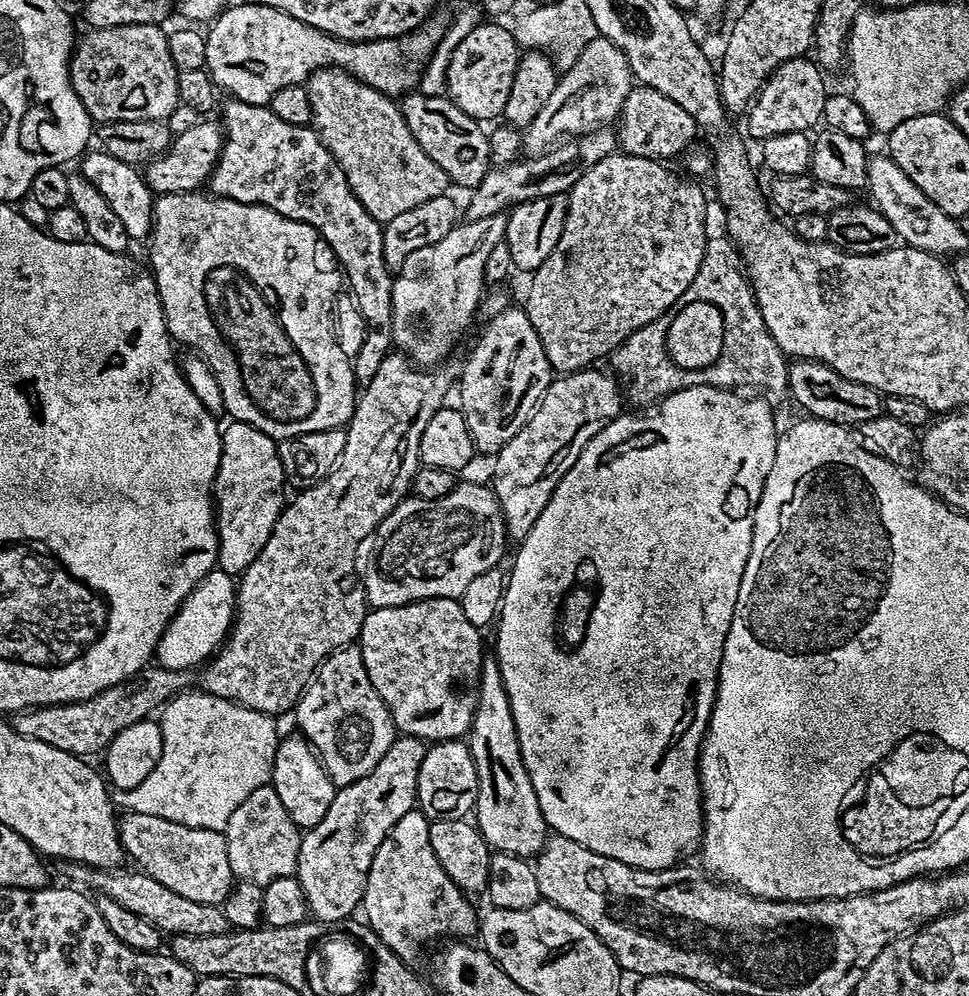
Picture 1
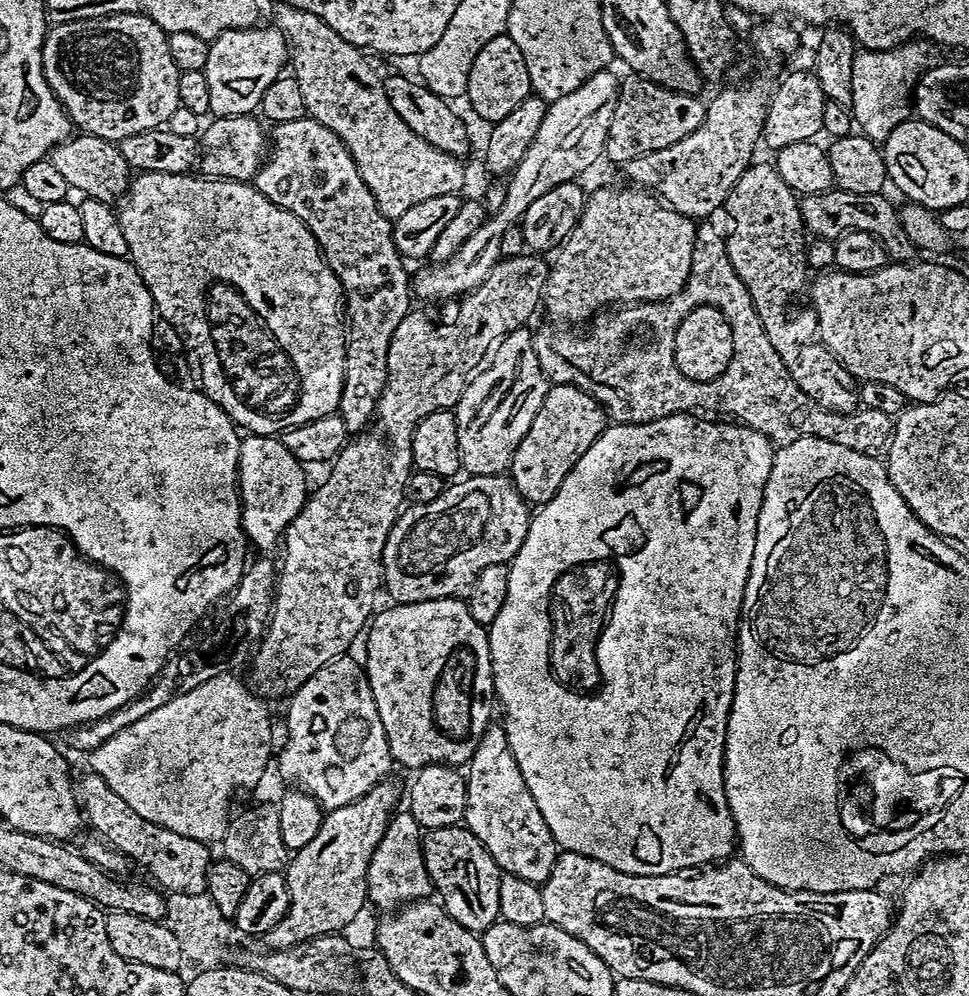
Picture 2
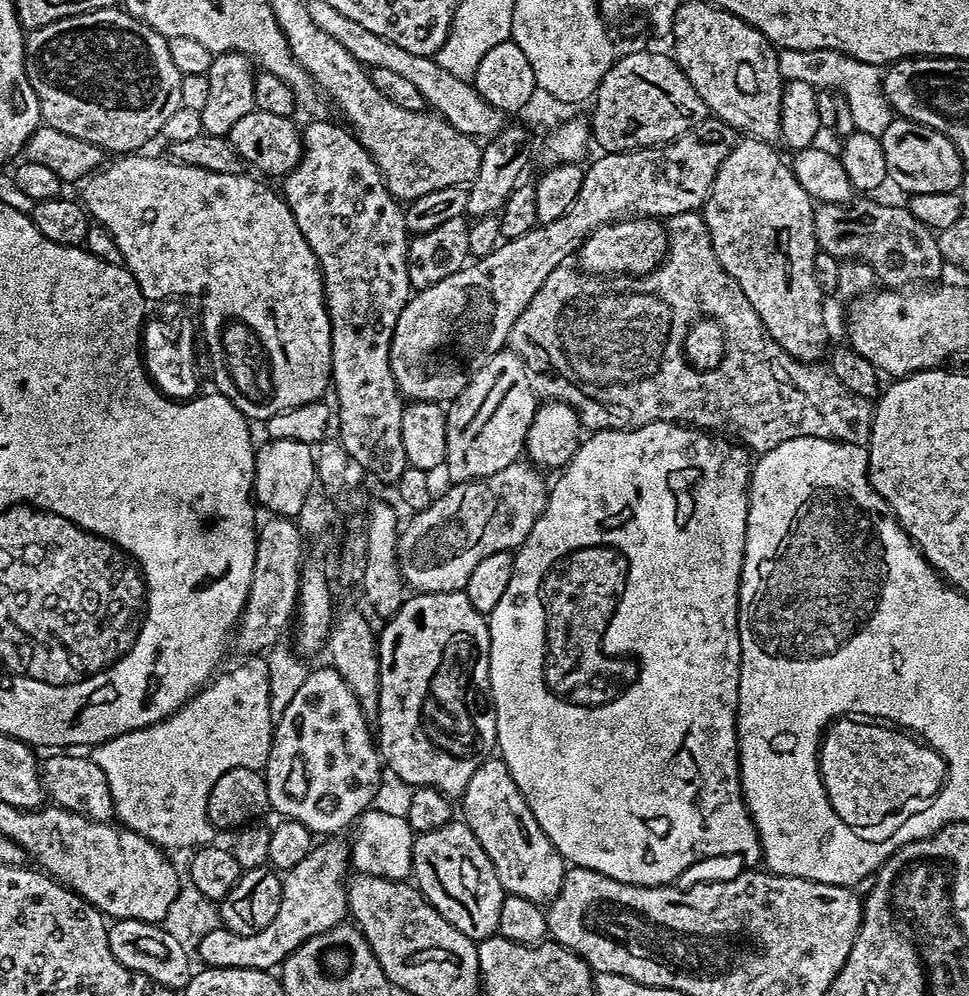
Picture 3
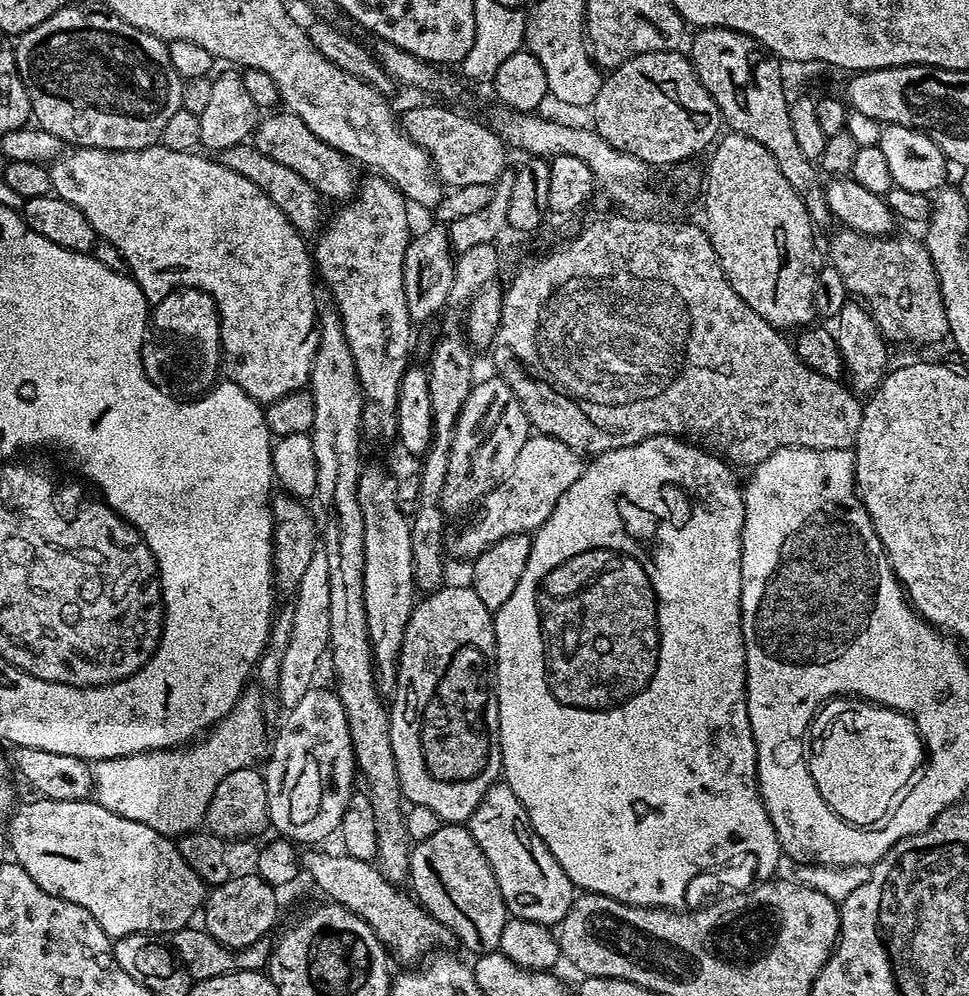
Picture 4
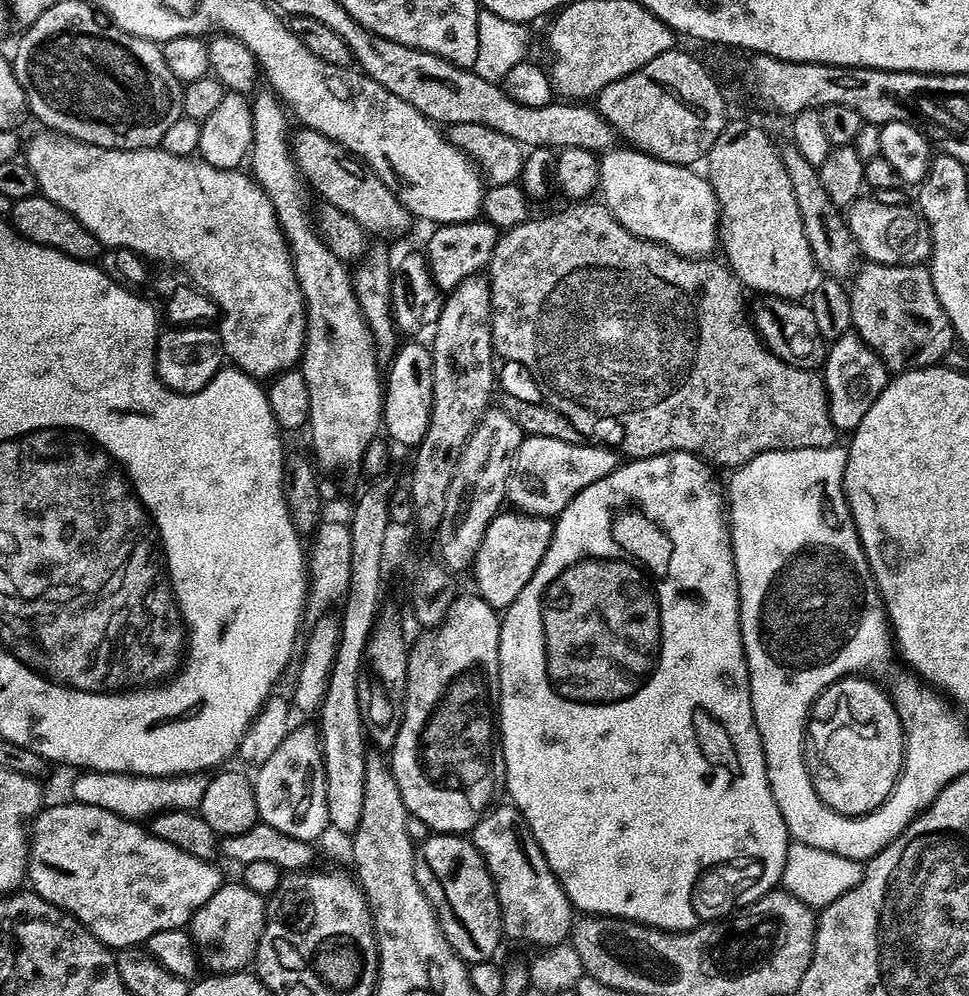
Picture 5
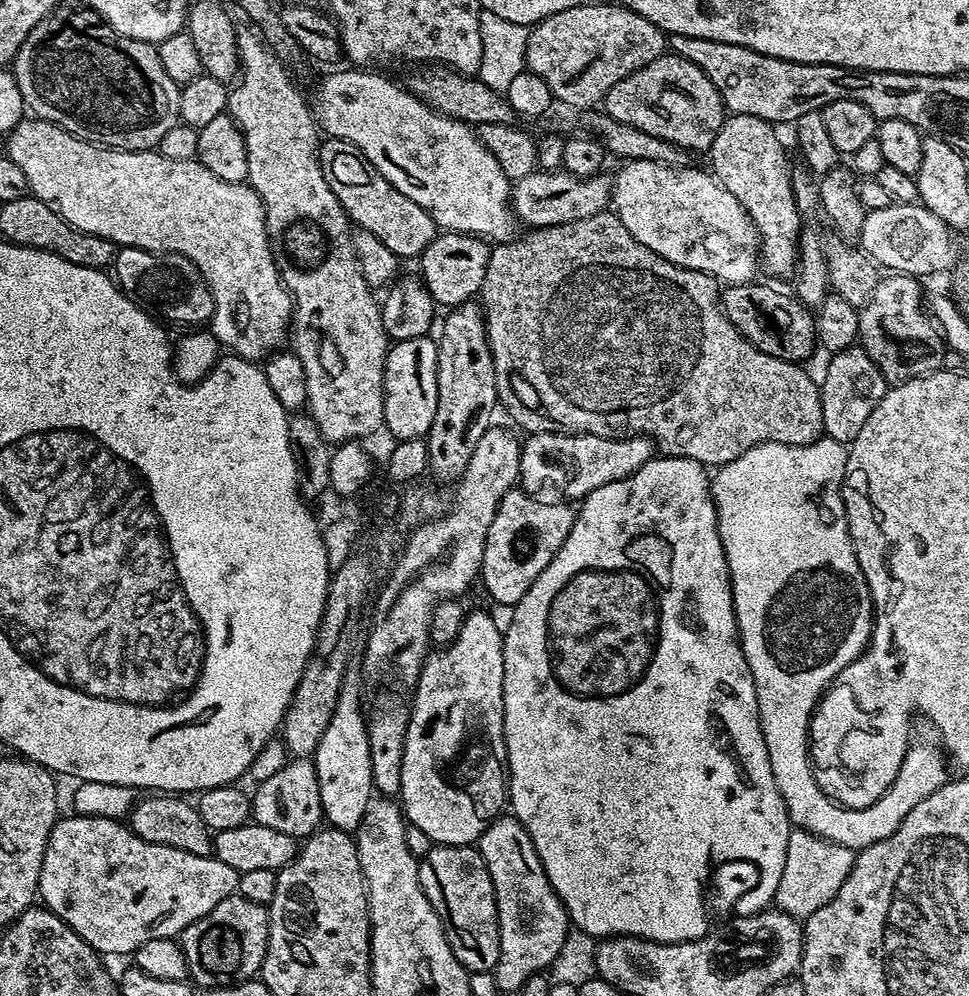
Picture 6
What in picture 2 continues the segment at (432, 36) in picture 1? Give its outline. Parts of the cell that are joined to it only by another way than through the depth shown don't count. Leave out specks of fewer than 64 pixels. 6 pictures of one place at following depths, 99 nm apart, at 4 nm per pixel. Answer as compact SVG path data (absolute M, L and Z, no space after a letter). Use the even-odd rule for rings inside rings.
M275 26L260 27L226 30L210 41L210 55L206 57L203 72L206 83L210 85L210 113L213 117L255 113L266 86L285 71L290 60L288 39Z

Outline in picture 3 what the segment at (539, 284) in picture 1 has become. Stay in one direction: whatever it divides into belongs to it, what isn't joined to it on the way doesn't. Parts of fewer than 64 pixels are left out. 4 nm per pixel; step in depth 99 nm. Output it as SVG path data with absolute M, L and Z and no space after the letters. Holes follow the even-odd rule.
M625 218L603 224L584 239L578 253L579 267L588 274L647 276L664 263L668 254L668 230L656 218Z

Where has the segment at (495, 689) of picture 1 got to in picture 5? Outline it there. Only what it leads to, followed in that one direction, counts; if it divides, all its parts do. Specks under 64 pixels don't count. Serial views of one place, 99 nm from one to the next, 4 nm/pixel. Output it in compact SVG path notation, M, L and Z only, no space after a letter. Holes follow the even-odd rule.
M505 802L501 808L493 807L485 812L470 833L475 848L482 854L486 866L492 875L496 887L496 897L500 903L500 922L505 937L513 936L516 940L525 940L528 944L541 944L541 949L551 949L569 939L574 923L574 909L560 885L560 879L550 870L550 862L542 854L530 826L524 820L521 809Z

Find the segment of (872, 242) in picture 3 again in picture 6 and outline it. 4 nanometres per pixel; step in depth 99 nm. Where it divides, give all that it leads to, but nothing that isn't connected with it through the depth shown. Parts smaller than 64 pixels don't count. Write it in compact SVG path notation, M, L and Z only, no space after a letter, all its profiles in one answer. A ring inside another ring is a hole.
M888 274L885 277L885 280L884 277L877 279L874 292L860 309L859 347L870 354L870 362L878 366L889 385L941 371L946 345L940 329L926 311L926 295L920 289L921 281L903 274Z

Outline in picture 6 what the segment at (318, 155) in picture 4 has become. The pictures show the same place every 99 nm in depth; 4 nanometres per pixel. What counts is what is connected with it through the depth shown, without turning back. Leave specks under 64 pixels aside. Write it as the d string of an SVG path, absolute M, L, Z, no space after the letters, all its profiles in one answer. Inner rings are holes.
M328 138L319 145L320 169L324 172L330 190L344 207L344 213L355 227L370 230L374 238L381 240L387 248L401 258L419 257L421 252L430 246L432 239L438 234L438 226L430 213L418 206L418 202L410 202L406 194L394 190L382 174L364 157L364 153L356 151L350 142Z

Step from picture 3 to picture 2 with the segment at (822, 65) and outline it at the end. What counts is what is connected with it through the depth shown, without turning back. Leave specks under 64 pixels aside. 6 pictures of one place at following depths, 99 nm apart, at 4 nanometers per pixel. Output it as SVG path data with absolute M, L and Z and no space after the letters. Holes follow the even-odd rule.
M903 42L884 51L857 51L853 62L853 102L850 112L855 127L871 140L883 142L892 133L894 126L909 119L914 85L920 73L930 64L929 45L920 43L924 42Z

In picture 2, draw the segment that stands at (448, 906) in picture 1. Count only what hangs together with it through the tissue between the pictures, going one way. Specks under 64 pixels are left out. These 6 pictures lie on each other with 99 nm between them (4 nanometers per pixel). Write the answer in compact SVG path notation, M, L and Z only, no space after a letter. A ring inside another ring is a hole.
M400 810L388 821L382 840L374 850L368 867L368 904L384 910L399 910L413 900L433 895L432 879L426 870L420 823L407 810Z

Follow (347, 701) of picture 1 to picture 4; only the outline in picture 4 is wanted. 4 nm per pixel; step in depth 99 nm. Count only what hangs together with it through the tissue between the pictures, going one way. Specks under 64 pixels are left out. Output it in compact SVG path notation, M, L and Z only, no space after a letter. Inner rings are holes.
M311 687L284 717L284 725L277 736L275 733L262 768L269 804L268 819L271 827L276 827L280 831L277 833L281 837L299 842L301 845L304 843L316 846L319 845L316 844L319 840L326 839L331 832L333 835L339 829L348 803L354 795L352 783L357 783L358 773L350 738L350 726L346 722L346 710L331 687Z

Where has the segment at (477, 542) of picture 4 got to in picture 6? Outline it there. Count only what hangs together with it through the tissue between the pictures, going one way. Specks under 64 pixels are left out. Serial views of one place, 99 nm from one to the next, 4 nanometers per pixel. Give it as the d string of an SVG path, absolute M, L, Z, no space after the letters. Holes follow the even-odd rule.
M534 432L520 446L520 478L519 487L527 496L544 500L547 504L583 501L585 496L598 490L598 486L606 486L615 480L634 474L646 461L653 459L654 445L651 440L642 436L633 436L626 440L607 440L597 436L566 436L563 432Z

